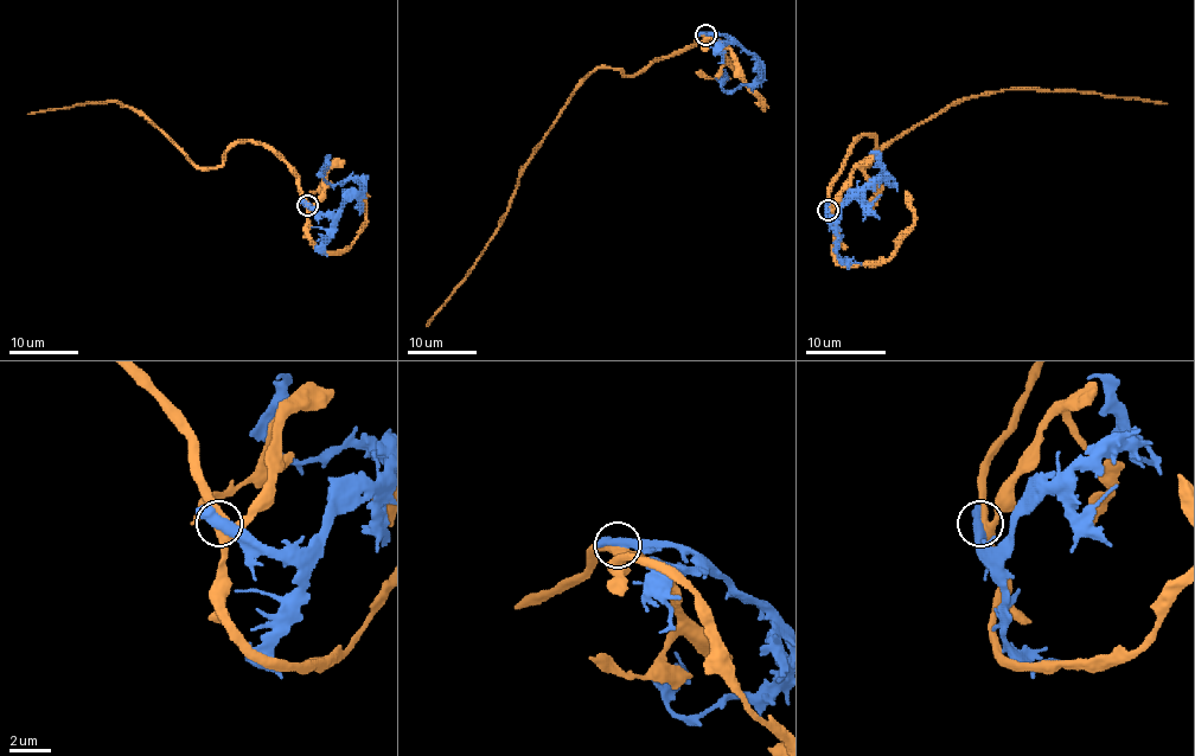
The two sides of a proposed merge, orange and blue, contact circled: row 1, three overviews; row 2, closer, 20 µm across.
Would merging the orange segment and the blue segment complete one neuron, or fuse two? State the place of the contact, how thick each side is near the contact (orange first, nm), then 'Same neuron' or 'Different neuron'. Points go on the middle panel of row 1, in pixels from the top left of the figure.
Place: (705, 34). Thickness 400 nm (orange) against 460 nm. Different neuron

